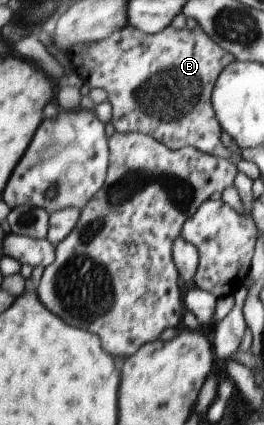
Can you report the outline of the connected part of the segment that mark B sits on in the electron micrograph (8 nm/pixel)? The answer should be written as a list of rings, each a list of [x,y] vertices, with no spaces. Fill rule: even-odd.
[[[171,26],[158,33],[148,34],[136,27],[124,27],[104,41],[78,43],[68,53],[70,65],[78,77],[86,78],[90,88],[100,87],[108,93],[112,107],[111,123],[116,132],[138,132],[152,136],[158,143],[172,150],[192,146],[205,151],[208,155],[226,157],[228,151],[218,141],[220,127],[216,123],[214,108],[211,106],[212,87],[216,77],[235,61],[231,52],[224,51],[200,27],[180,30]]]

